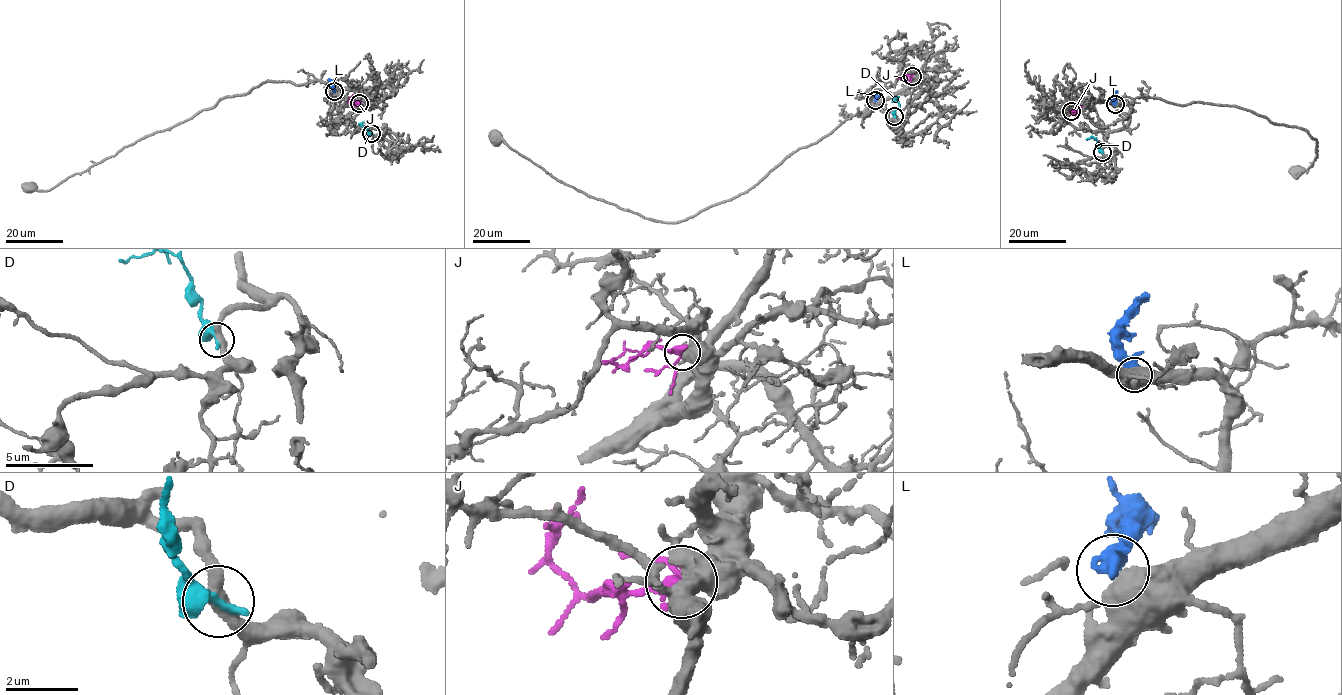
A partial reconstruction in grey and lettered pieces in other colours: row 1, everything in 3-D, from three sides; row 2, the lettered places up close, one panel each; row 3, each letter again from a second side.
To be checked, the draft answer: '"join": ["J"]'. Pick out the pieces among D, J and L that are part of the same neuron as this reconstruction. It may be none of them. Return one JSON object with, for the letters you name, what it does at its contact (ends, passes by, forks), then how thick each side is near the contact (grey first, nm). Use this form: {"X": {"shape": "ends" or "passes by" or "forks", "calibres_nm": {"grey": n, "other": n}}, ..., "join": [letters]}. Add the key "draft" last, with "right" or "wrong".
{"J": {"shape": "passes by", "calibres_nm": {"grey": 550, "other": 300}}, "join": ["J"], "draft": "right"}

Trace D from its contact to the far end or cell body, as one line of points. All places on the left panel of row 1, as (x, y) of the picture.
D: (371, 134), (367, 122), (361, 123), (364, 126)

